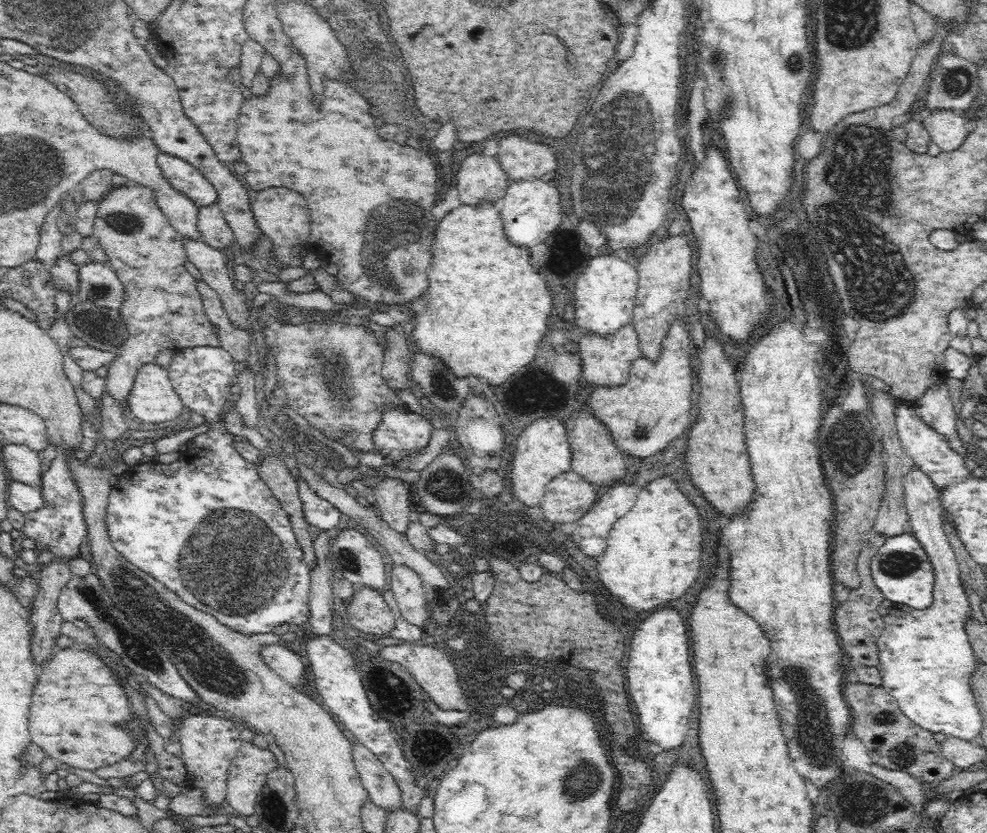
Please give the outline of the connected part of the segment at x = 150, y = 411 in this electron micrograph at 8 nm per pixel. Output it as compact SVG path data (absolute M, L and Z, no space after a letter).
M156 363L140 367L127 401L134 416L148 425L169 422L182 414L183 402L167 370Z

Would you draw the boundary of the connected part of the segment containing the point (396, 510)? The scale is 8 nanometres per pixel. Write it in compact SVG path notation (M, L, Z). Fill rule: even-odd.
M389 477L373 489L372 498L378 508L379 516L388 528L398 534L405 534L410 523L409 491L410 486L404 481Z

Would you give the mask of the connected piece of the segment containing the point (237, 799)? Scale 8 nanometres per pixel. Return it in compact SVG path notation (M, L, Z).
M245 740L240 743L226 771L224 807L236 814L251 816L255 812L256 797L268 782L268 774L278 766L270 749Z

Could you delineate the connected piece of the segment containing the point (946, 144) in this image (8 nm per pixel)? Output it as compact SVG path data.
M951 110L930 111L921 122L931 136L931 142L942 151L951 152L962 146L968 135L967 121Z

